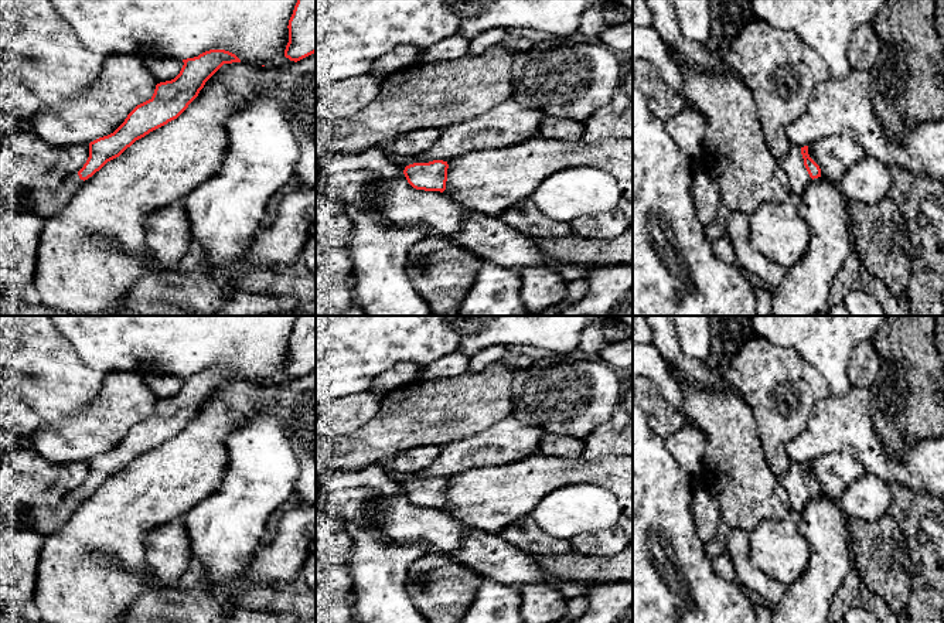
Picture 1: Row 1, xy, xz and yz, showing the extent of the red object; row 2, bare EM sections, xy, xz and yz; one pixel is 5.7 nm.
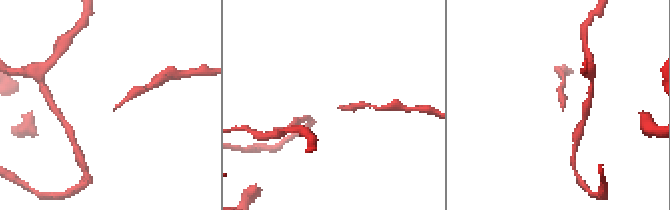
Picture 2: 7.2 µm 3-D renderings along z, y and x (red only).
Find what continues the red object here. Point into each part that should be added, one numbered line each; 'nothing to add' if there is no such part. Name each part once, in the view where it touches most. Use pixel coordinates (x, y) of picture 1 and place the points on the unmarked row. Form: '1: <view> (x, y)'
1: yz (793, 480)

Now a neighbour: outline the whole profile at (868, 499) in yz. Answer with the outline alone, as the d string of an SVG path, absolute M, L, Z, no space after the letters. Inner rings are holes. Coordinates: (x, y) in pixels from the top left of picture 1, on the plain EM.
M868 471L852 483L838 501L846 520L858 518L866 522L873 522L886 515L890 503L889 483Z

